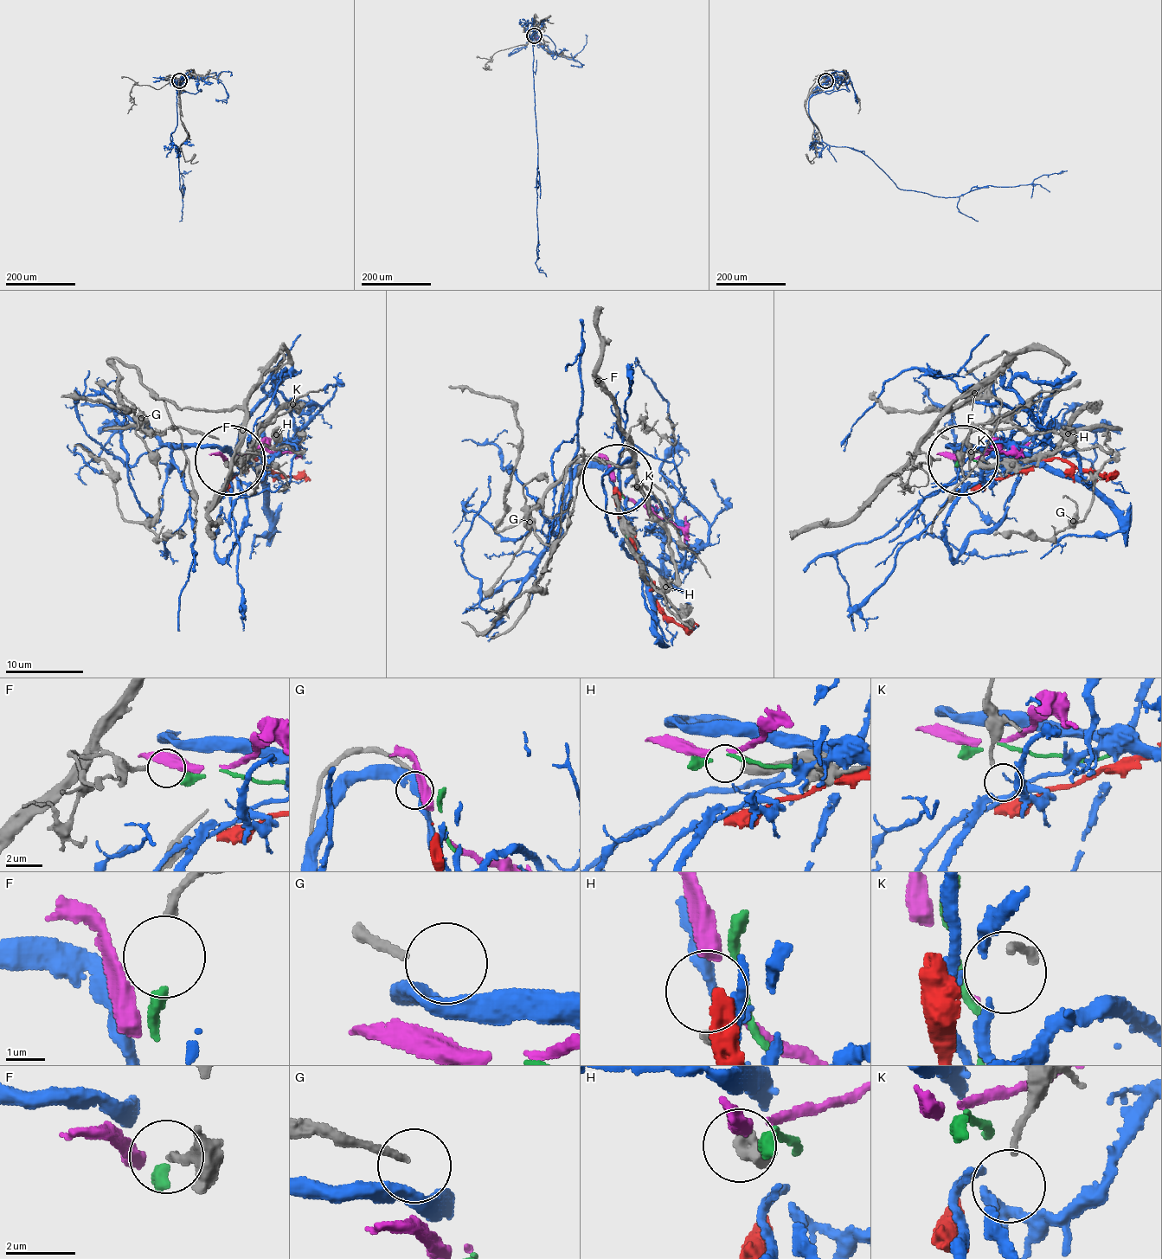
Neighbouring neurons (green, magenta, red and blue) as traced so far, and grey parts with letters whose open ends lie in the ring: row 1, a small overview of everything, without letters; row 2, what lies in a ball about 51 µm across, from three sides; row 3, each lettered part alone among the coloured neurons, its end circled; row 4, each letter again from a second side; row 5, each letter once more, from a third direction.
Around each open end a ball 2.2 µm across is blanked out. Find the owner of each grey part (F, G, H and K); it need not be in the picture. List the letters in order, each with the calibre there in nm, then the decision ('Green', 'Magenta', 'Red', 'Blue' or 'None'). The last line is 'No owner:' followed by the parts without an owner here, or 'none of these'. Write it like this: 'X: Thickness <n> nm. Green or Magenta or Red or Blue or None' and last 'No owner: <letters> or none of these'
F: Thickness 220 nm. Green
G: Thickness 220 nm. None
H: Thickness 550 nm. Magenta
K: Thickness 170 nm. None
No owner: G, K

